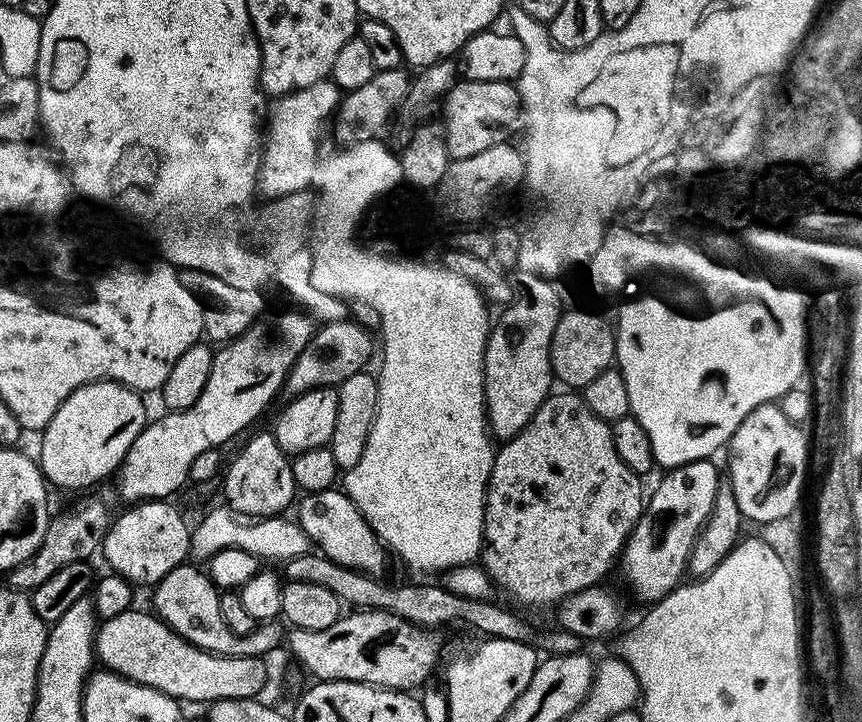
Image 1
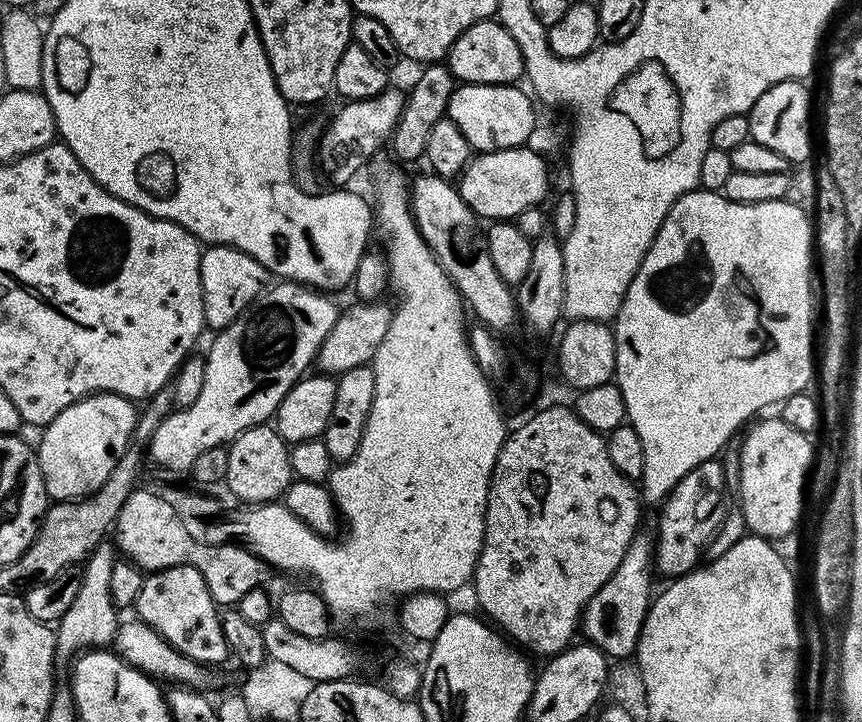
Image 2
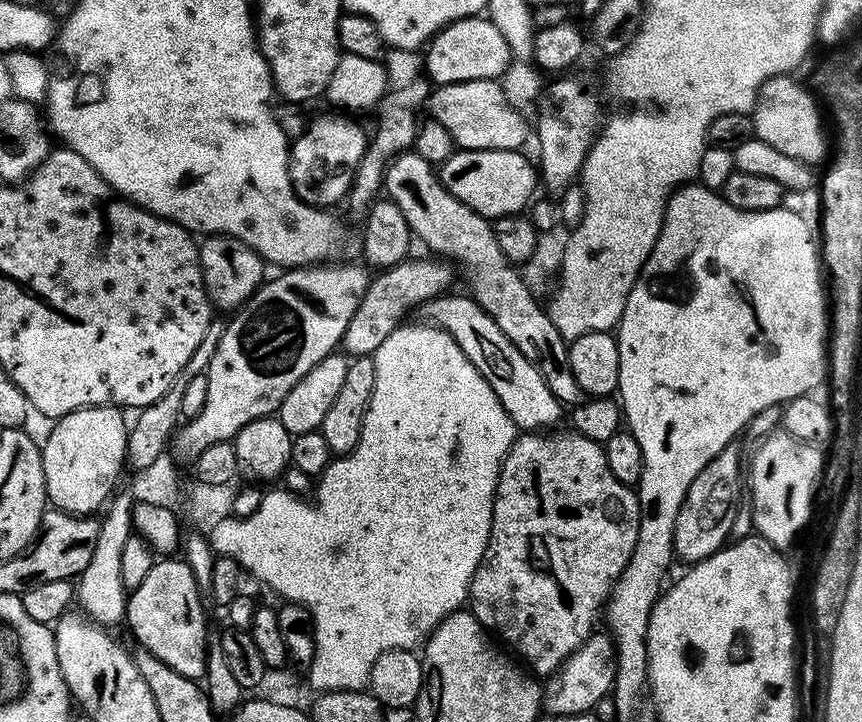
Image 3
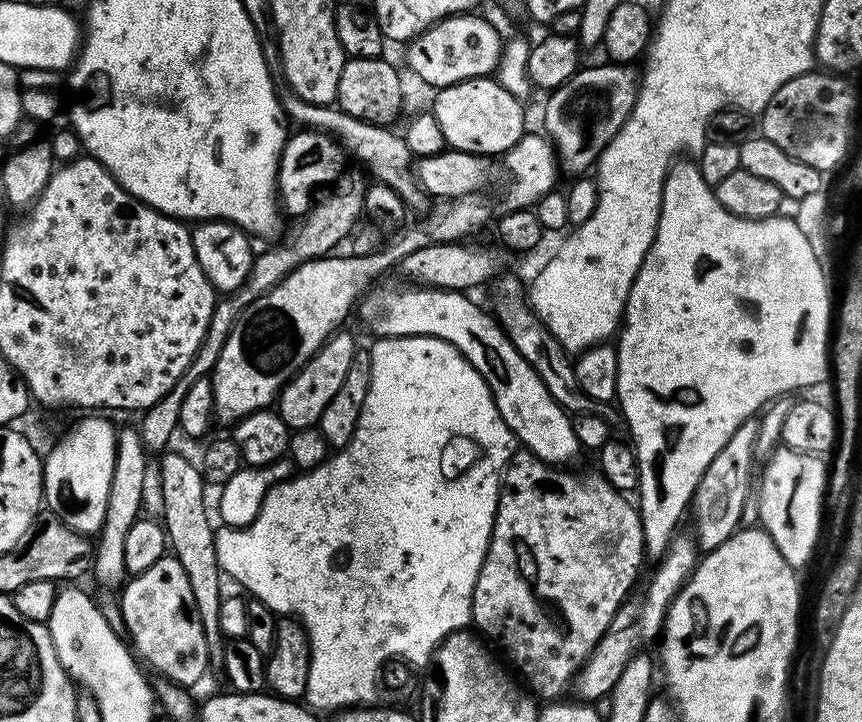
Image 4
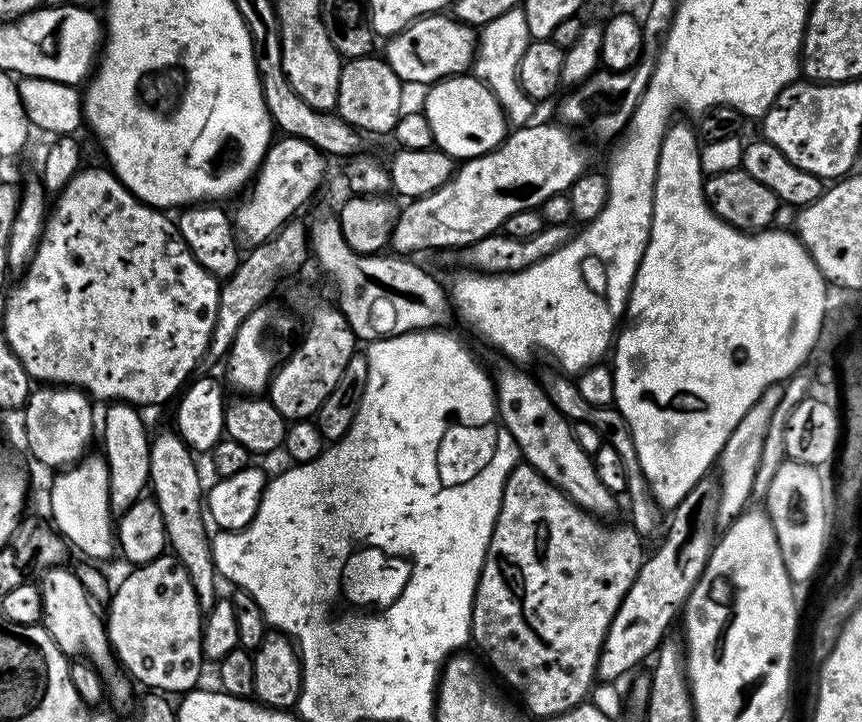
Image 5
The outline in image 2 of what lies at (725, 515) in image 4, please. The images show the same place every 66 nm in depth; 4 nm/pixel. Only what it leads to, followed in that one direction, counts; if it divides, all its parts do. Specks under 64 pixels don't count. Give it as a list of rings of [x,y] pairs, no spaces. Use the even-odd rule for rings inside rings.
[[[716,458],[694,466],[694,470],[672,488],[659,509],[660,521],[654,527],[654,568],[659,575],[661,572],[667,578],[685,576],[701,563],[700,555],[701,558],[705,555],[708,544],[724,521],[724,496],[723,466]]]

